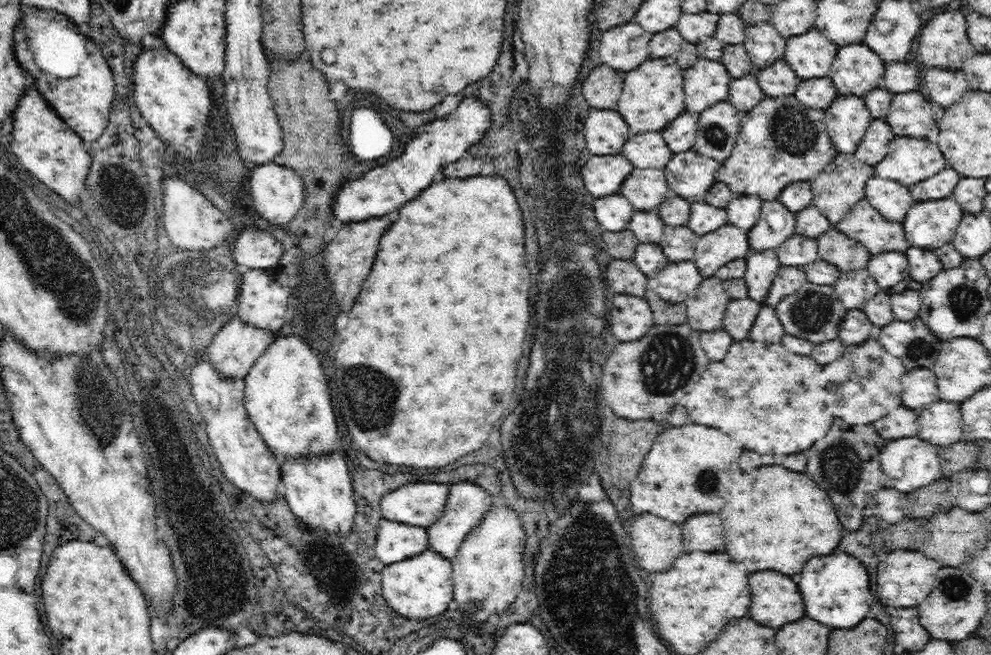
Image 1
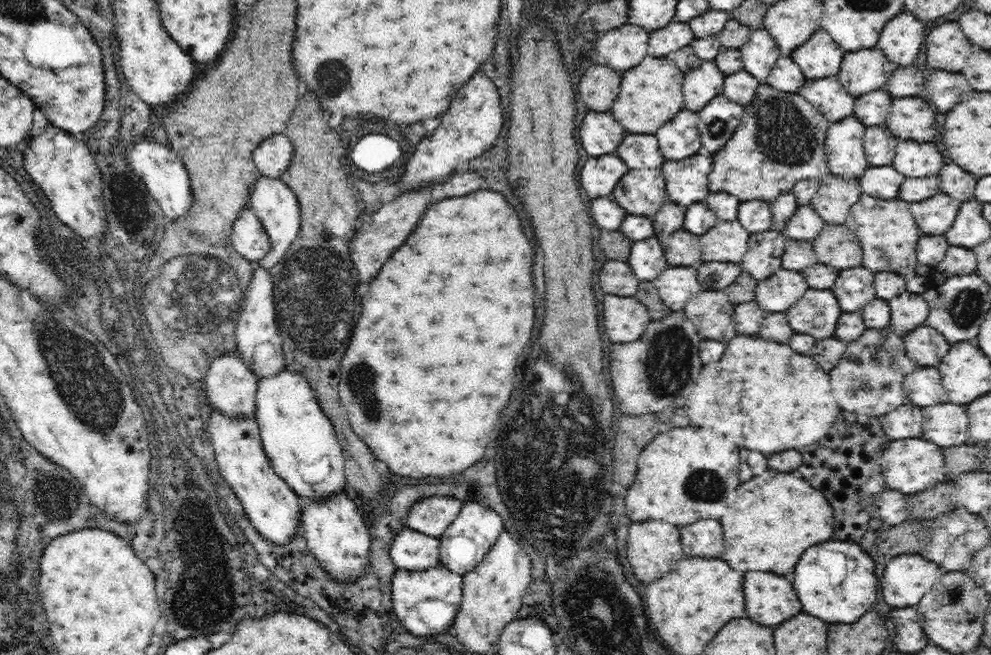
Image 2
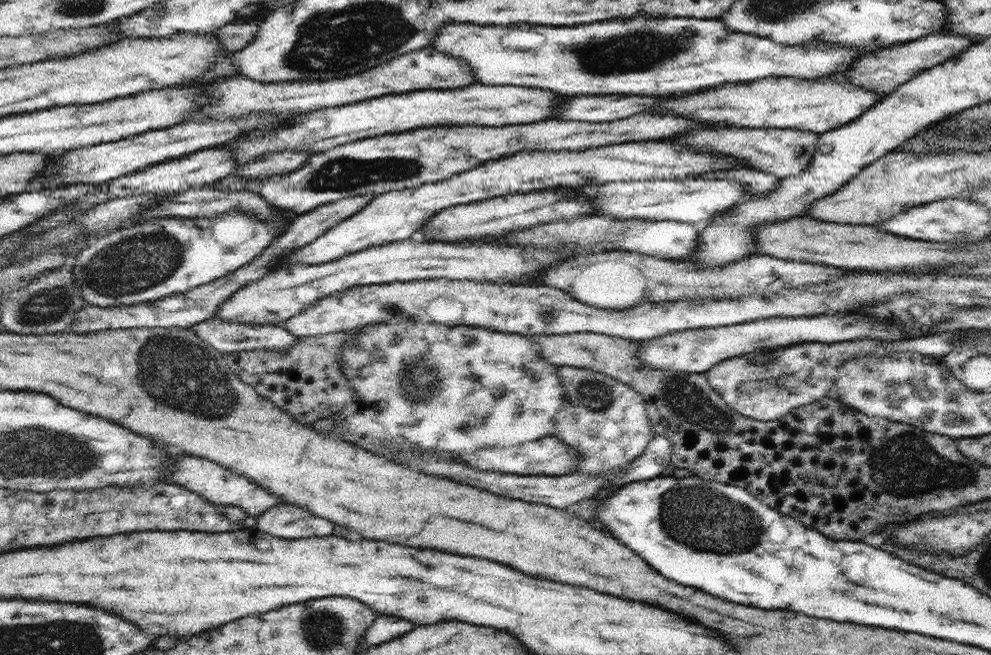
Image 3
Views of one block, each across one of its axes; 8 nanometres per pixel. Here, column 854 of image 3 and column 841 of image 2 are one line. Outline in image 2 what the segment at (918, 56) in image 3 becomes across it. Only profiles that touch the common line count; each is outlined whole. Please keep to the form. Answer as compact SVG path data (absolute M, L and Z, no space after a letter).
M876 46L846 53L837 76L842 87L858 98L885 88L895 68Z

